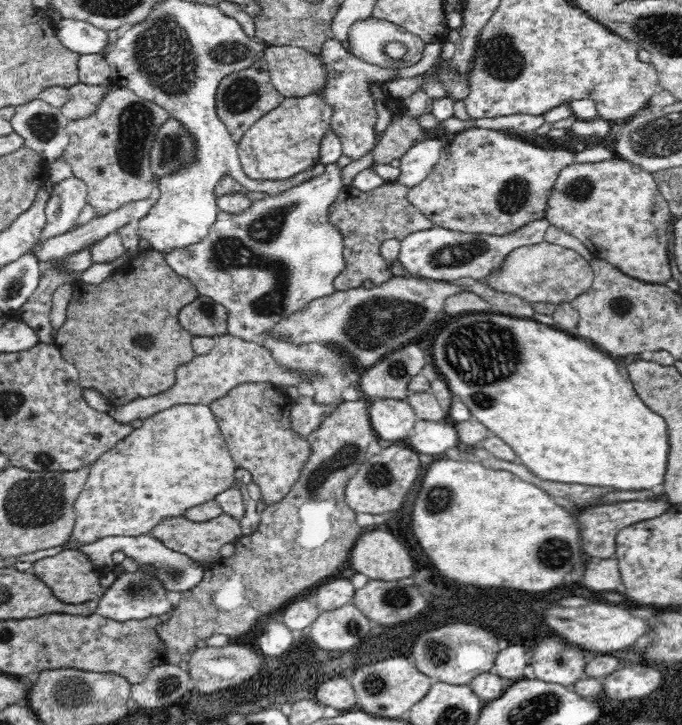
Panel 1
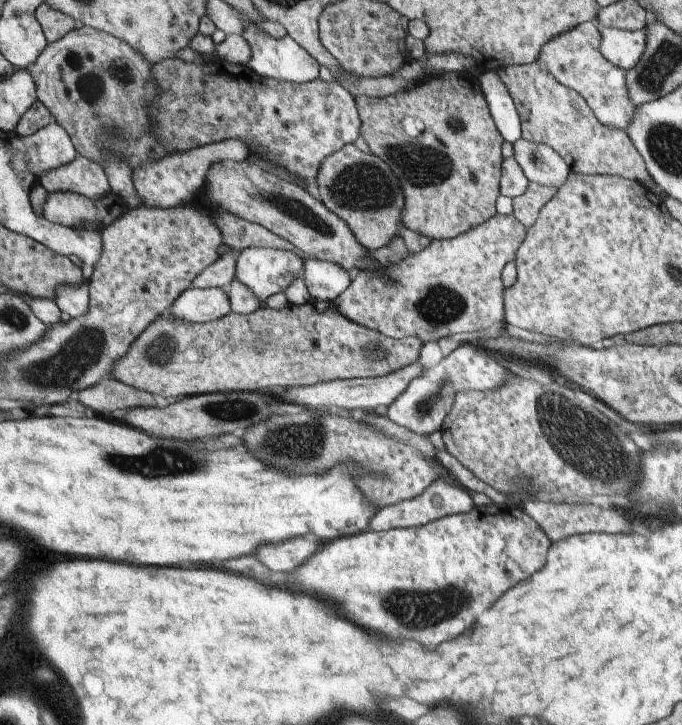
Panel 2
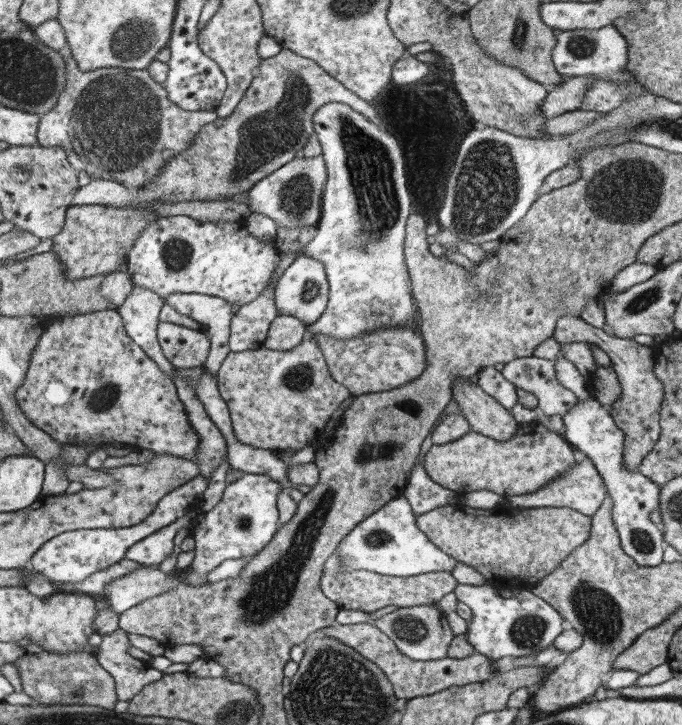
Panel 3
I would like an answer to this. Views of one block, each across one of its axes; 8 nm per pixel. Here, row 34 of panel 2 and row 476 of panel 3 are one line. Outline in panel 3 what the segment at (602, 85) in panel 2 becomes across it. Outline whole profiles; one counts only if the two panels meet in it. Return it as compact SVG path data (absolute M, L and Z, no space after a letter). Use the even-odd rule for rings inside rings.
M578 455L578 459L560 477L554 478L547 485L543 485L531 494L509 495L505 501L517 508L534 509L541 507L565 507L576 510L578 513L591 517L600 507L607 492L602 478L597 474L589 457Z

